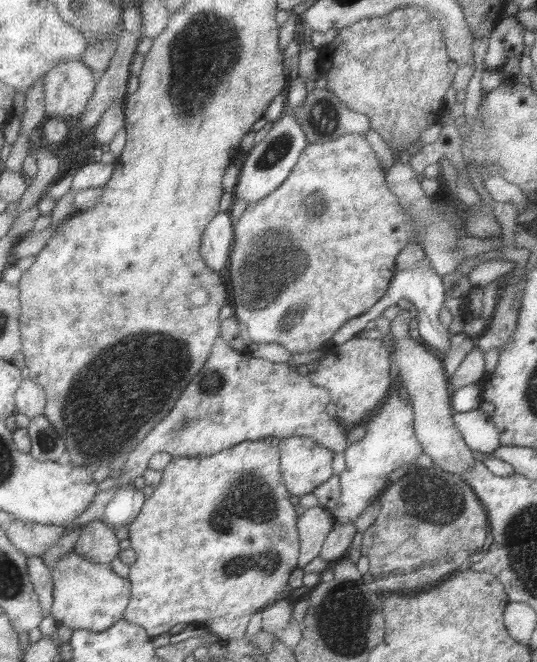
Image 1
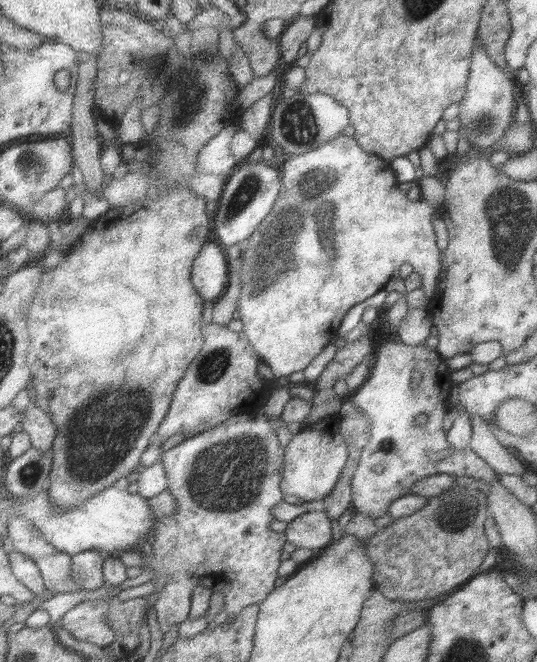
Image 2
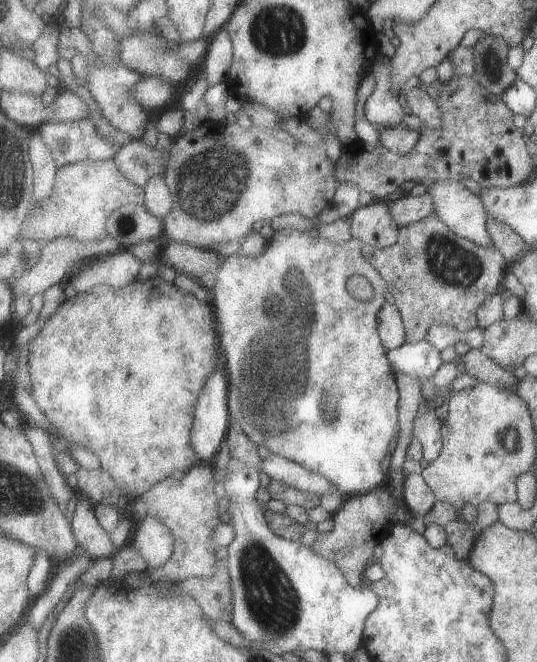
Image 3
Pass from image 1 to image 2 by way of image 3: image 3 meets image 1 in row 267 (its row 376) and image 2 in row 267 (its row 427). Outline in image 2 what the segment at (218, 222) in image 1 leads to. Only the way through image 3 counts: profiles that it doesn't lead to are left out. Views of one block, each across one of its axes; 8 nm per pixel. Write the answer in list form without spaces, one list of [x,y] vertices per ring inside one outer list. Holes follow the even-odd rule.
[[[209,240],[207,246],[203,246],[197,262],[195,262],[195,286],[199,288],[199,292],[203,292],[203,300],[211,302],[217,298],[223,298],[231,286],[231,270],[233,262],[227,260],[225,254],[225,246],[219,240]]]

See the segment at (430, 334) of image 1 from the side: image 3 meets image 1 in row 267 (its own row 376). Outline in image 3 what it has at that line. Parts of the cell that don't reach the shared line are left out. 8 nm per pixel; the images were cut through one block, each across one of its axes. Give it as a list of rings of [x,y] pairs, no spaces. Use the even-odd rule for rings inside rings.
[[[425,340],[421,344],[405,344],[397,350],[391,350],[389,356],[391,356],[393,370],[397,374],[401,370],[405,370],[407,374],[411,374],[413,378],[419,378],[419,380],[433,378],[433,374],[443,366],[441,352],[429,340]]]

